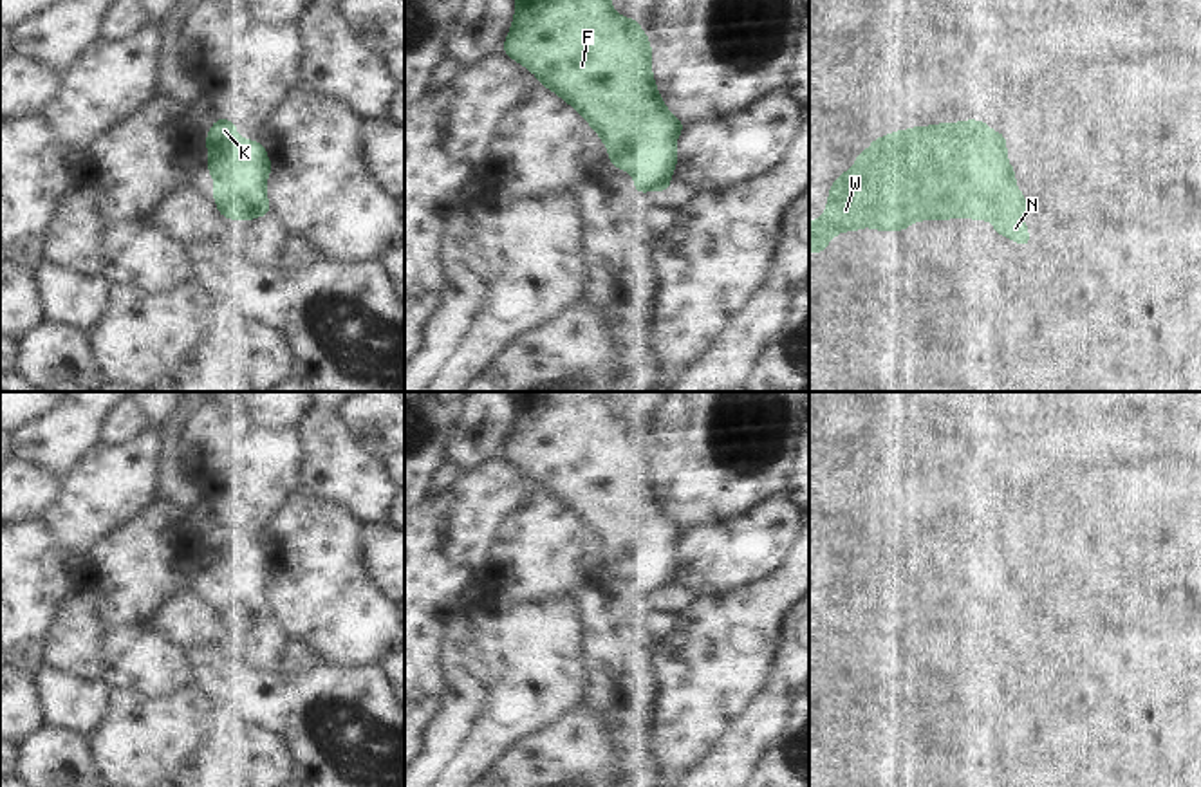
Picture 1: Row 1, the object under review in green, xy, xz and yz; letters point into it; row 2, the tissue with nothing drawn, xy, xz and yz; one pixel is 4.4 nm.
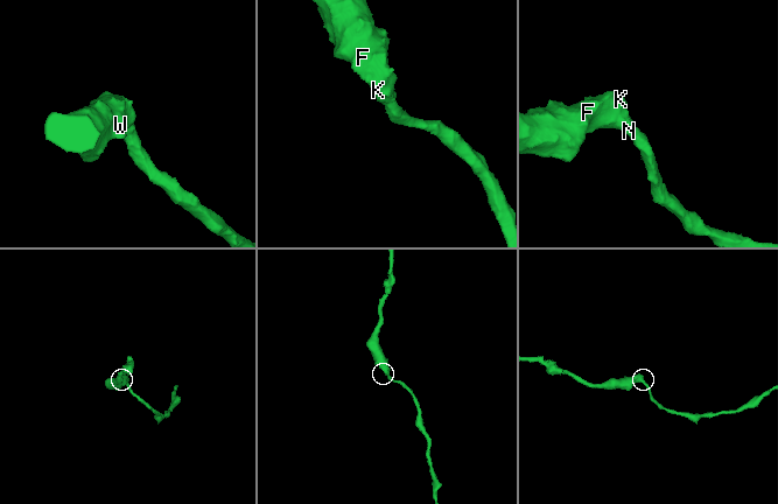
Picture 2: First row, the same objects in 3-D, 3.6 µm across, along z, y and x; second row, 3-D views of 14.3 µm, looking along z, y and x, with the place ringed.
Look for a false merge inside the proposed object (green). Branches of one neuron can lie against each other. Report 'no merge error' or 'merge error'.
no merge error

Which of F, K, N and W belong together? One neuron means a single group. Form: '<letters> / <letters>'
F K N W

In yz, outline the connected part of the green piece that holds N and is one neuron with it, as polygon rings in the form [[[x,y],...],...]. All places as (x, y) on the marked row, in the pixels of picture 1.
[[[984,119],[961,123],[936,123],[932,126],[912,126],[896,130],[887,137],[878,135],[867,152],[858,152],[856,166],[831,182],[825,213],[809,222],[809,253],[827,251],[827,242],[840,231],[858,233],[861,226],[876,231],[905,231],[919,220],[941,220],[968,217],[972,220],[992,220],[993,231],[1022,247],[1033,245],[1028,224],[1019,218],[1029,204],[1015,184],[1015,168],[1006,161],[1008,146],[1004,132],[992,132]]]

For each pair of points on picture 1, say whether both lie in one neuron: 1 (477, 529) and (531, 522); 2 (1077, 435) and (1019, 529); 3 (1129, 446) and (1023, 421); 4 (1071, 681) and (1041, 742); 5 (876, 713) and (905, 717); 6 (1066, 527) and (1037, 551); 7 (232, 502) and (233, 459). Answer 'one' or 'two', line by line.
1: two
2: two
3: two
4: two
5: one
6: two
7: one

